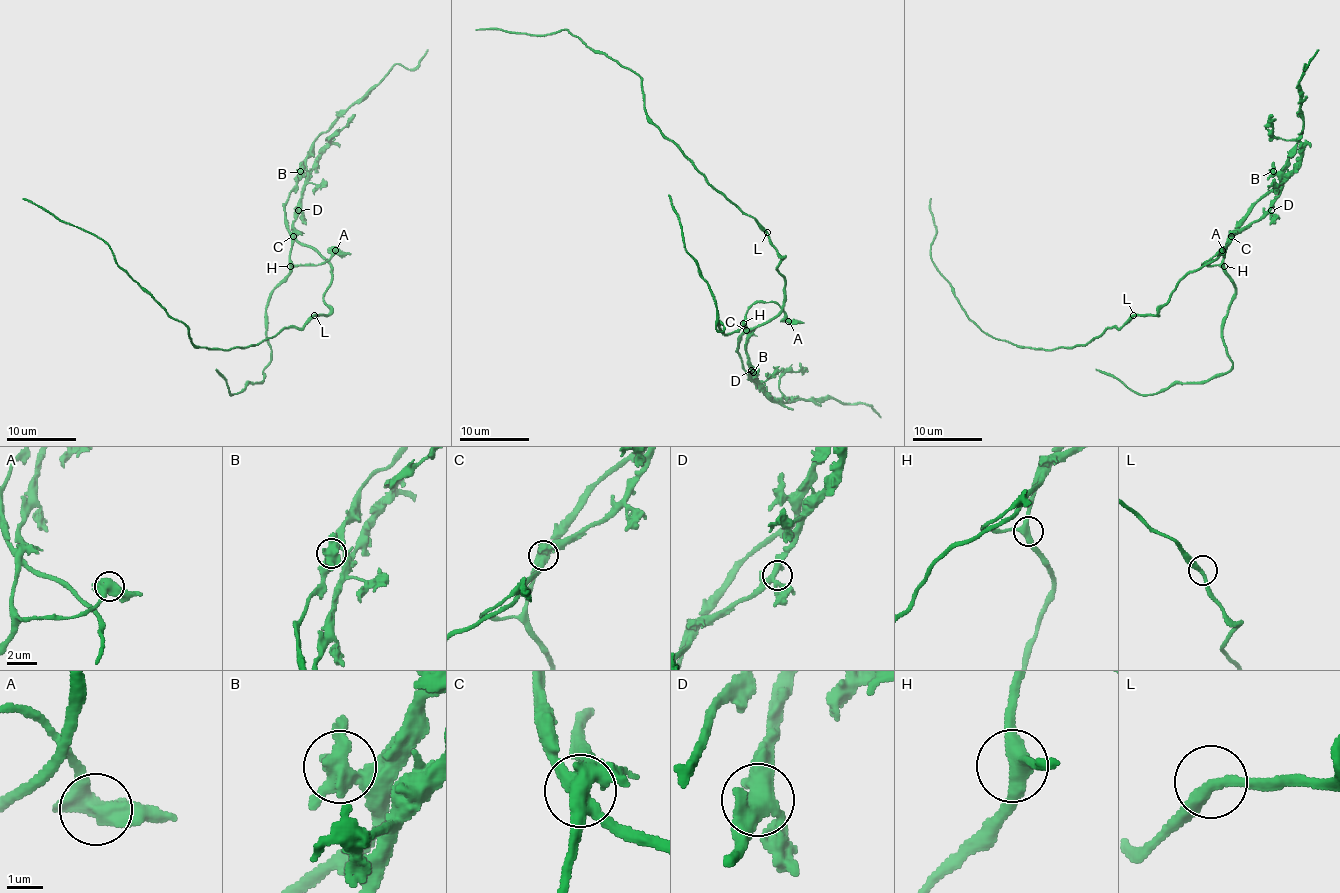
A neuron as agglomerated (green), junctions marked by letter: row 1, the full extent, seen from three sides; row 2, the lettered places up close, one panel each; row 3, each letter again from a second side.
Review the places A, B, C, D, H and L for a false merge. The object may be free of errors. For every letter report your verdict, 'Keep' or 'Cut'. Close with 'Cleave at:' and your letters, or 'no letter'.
A: Keep
B: Keep
C: Cut
D: Keep
H: Keep
L: Keep
Cleave at: C

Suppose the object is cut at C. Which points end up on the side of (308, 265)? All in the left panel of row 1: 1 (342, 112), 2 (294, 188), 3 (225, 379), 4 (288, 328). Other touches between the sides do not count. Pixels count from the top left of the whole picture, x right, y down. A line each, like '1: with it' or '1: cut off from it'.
1: cut off from it
2: cut off from it
3: with it
4: cut off from it

